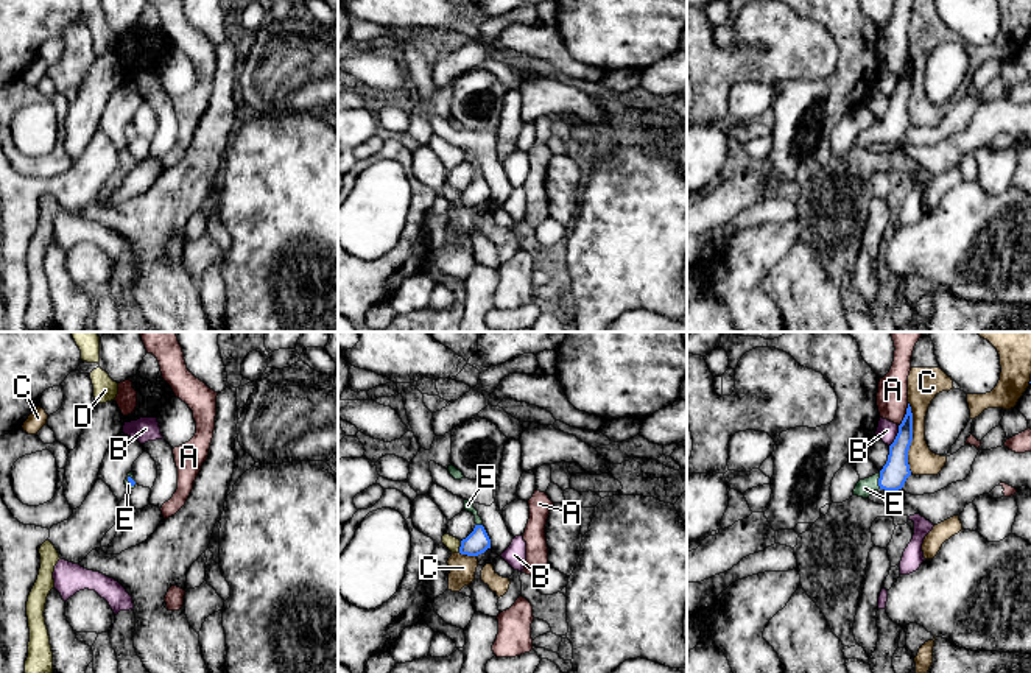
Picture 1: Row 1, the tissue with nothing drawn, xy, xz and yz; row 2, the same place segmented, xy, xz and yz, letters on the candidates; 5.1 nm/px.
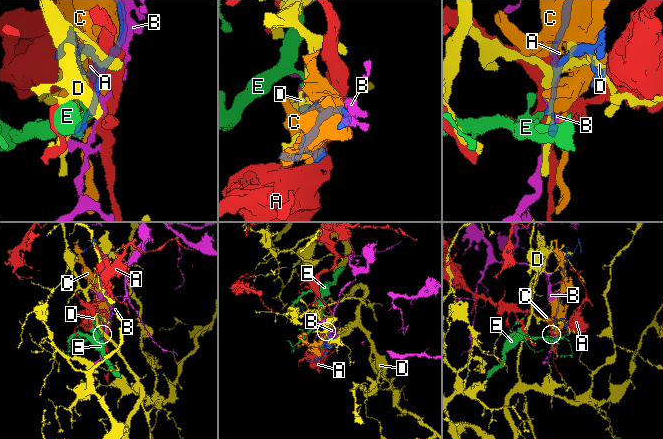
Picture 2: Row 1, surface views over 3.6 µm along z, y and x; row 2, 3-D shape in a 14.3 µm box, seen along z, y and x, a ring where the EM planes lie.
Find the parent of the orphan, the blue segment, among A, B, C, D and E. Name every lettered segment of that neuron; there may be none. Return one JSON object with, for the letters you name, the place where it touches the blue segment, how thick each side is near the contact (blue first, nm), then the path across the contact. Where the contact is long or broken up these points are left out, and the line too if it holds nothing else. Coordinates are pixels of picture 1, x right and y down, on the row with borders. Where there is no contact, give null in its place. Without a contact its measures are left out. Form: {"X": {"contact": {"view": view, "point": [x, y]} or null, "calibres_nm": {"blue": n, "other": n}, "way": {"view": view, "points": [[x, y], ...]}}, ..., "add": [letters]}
{"E": {"contact": {"view": "yz", "point": [879, 480]}, "calibres_nm": {"blue": 140, "other": 90}, "way": {"view": "yz", "points": [[896, 471], [888, 479], [879, 480], [865, 488]]}}, "add": ["E"]}

